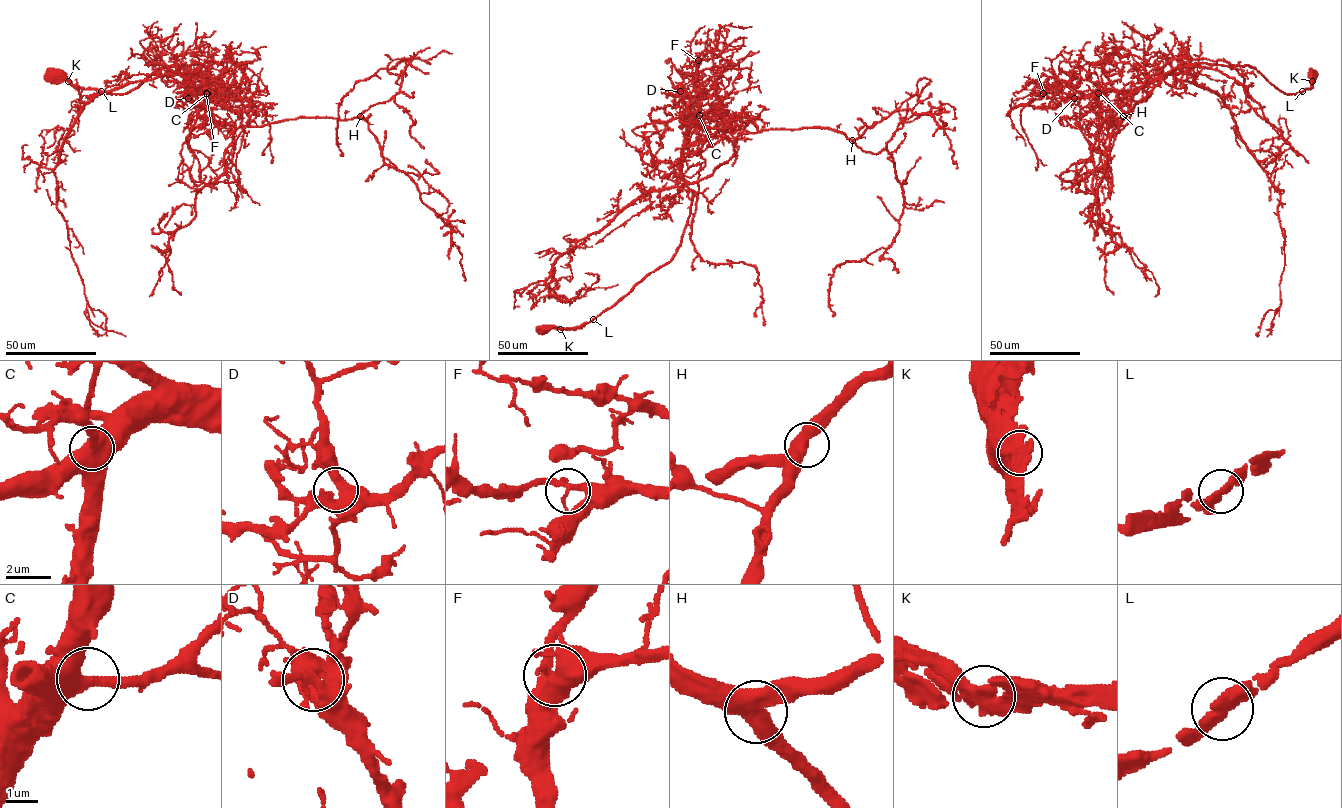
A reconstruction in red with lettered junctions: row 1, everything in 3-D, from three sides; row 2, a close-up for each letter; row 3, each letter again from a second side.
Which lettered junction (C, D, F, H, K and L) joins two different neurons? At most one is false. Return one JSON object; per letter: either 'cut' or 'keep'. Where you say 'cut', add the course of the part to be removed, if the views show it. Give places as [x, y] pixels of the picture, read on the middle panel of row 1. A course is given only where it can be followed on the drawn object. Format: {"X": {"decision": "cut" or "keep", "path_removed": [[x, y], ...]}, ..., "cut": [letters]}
{"C": {"decision": "keep"}, "D": {"decision": "keep"}, "F": {"decision": "keep"}, "H": {"decision": "keep"}, "K": {"decision": "keep"}, "L": {"decision": "keep"}, "cut": []}

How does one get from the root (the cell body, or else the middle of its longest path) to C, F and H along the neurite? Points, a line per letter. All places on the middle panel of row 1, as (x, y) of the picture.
C: (542, 329), (582, 326), (671, 259), (680, 244), (692, 197), (682, 172), (685, 135), (699, 115)
F: (542, 329), (592, 321), (675, 254), (691, 210), (682, 156), (699, 107), (698, 60)
H: (542, 329), (582, 326), (667, 263), (691, 210), (687, 185), (724, 164), (738, 136), (829, 128), (852, 140)

